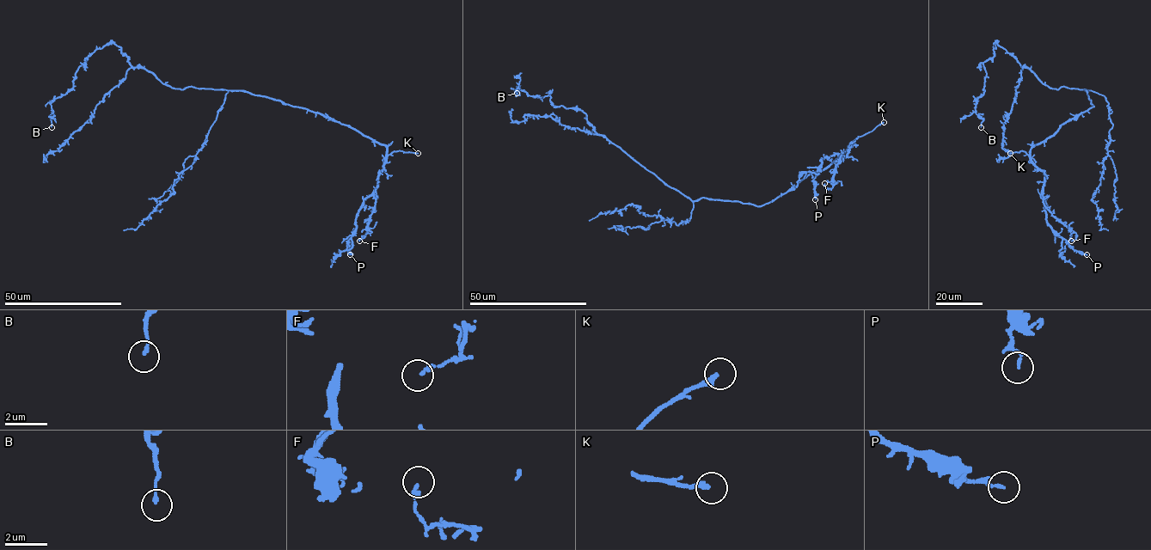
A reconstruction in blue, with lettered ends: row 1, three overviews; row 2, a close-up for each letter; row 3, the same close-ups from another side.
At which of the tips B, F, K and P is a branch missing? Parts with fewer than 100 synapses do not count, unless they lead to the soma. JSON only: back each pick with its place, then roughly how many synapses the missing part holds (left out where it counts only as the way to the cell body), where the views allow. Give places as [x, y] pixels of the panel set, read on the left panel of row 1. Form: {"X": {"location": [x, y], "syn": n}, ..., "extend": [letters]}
{"K": {"location": [418, 153]}, "extend": ["K"]}

